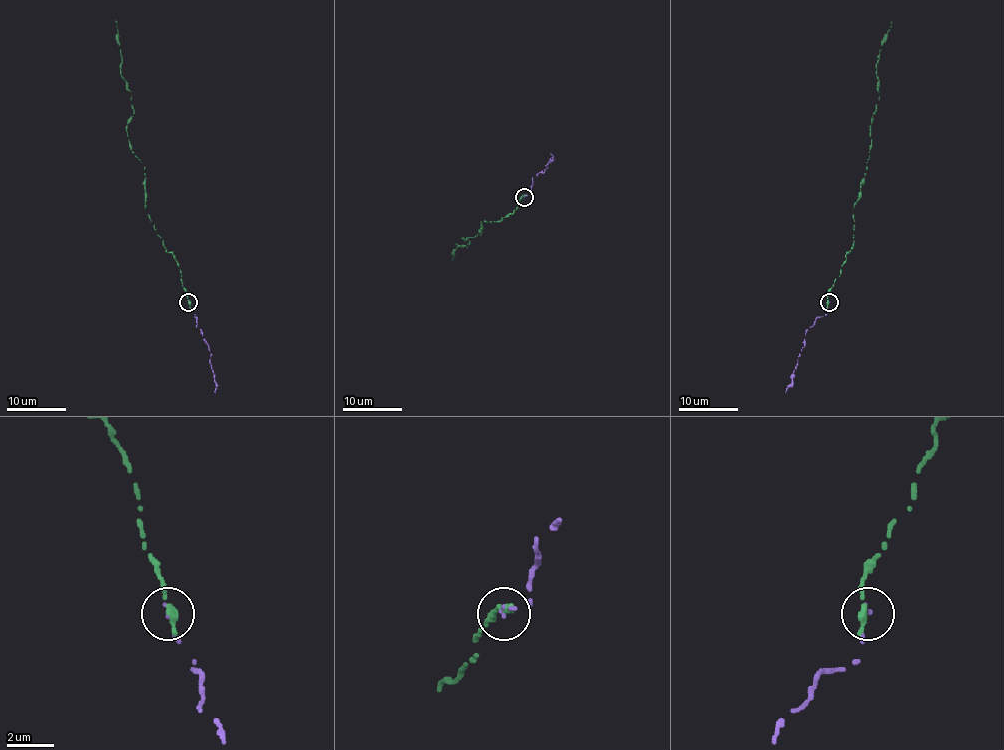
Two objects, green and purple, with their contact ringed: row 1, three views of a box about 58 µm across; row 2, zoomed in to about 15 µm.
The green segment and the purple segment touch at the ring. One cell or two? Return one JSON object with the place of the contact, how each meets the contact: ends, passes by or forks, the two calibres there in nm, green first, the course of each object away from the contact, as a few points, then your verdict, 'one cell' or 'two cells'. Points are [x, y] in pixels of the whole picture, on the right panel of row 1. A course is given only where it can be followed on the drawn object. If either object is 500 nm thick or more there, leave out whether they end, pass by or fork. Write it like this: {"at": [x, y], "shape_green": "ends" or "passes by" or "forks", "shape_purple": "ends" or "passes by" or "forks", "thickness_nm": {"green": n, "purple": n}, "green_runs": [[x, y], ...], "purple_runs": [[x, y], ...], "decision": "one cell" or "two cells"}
{"at": [829, 302], "shape_green": "ends", "shape_purple": "ends", "thickness_nm": {"green": 360, "purple": 140}, "green_runs": [[828, 302], [828, 290], [853, 245], [853, 208], [880, 96], [877, 60], [892, 20]], "purple_runs": [[829, 302], [826, 314], [817, 317], [805, 332], [804, 345], [786, 393]], "decision": "one cell"}

